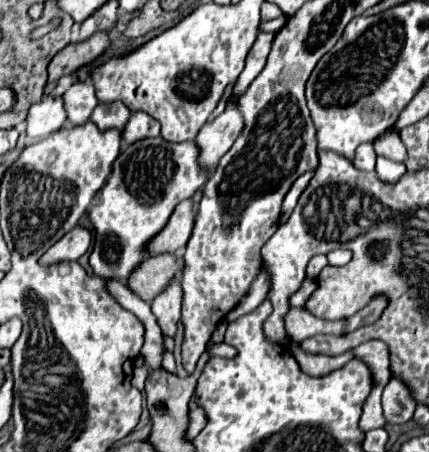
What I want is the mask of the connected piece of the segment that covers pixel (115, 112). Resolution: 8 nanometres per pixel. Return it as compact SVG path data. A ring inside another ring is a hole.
M112 101L112 103L98 103L90 121L94 121L102 131L104 129L120 129L122 131L128 117L130 117L130 109L122 101Z

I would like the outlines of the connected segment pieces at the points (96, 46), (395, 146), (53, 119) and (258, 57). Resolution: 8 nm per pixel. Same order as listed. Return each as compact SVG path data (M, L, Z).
M96 31L86 41L76 41L66 45L62 51L54 55L54 59L48 65L50 81L60 79L62 75L70 75L74 69L94 61L98 55L102 55L108 47L108 35L104 31Z
M390 129L384 137L380 137L380 141L374 141L374 149L376 149L376 155L382 155L386 159L392 159L398 163L406 161L404 143L400 141L400 135L394 129Z
M44 97L40 103L32 105L28 111L28 117L24 121L26 125L26 139L28 141L40 141L60 129L66 123L66 113L62 105L62 97Z
M258 33L258 39L254 41L248 57L246 57L246 67L244 67L244 73L240 73L234 89L232 89L232 95L230 97L240 97L248 85L256 79L256 75L264 69L266 65L266 57L270 53L270 45L272 45L272 39L274 39L274 33Z

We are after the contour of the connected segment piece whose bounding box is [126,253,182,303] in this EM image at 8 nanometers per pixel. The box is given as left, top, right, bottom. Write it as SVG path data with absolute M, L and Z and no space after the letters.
M154 255L146 257L126 279L126 285L134 295L138 295L142 301L152 301L158 293L166 289L166 285L172 281L172 277L178 275L182 267L178 265L176 255Z

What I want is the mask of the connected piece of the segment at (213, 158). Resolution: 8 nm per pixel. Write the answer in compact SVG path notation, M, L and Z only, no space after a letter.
M228 103L220 117L200 129L196 145L200 149L200 167L204 171L216 169L220 157L224 157L224 153L228 153L228 149L234 145L242 127L244 125L240 121L240 113L236 113L236 103Z

